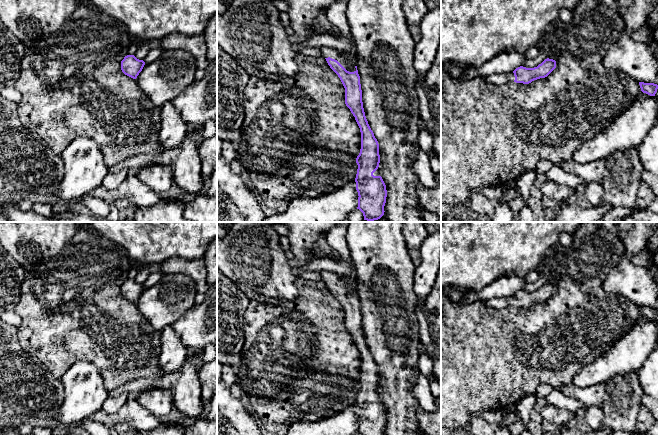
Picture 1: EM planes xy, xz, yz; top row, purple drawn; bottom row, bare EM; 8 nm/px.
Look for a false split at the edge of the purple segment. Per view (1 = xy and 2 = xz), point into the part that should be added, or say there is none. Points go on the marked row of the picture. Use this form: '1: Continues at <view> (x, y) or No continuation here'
1: No continuation here
2: Continues at xz (327, 52)

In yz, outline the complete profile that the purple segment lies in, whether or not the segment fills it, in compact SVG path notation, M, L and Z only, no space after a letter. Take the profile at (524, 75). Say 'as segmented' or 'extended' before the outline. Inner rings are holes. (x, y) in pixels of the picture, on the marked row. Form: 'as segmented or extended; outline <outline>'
extended; outline M545 59L534 68L520 66L513 72L503 74L493 74L484 78L485 82L493 85L503 85L509 82L529 84L534 80L547 77L556 68L556 61Z

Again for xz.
extended; outline M329 47L321 48L322 56L338 75L345 88L345 104L355 117L361 132L361 149L356 158L358 165L355 178L358 207L364 220L374 221L384 215L387 190L381 176L374 176L380 163L379 144L365 116L360 76L357 66Z

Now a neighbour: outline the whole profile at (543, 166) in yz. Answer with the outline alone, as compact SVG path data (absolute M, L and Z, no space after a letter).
M541 160L537 164L536 172L537 174L547 174L552 168L553 163L549 160Z

